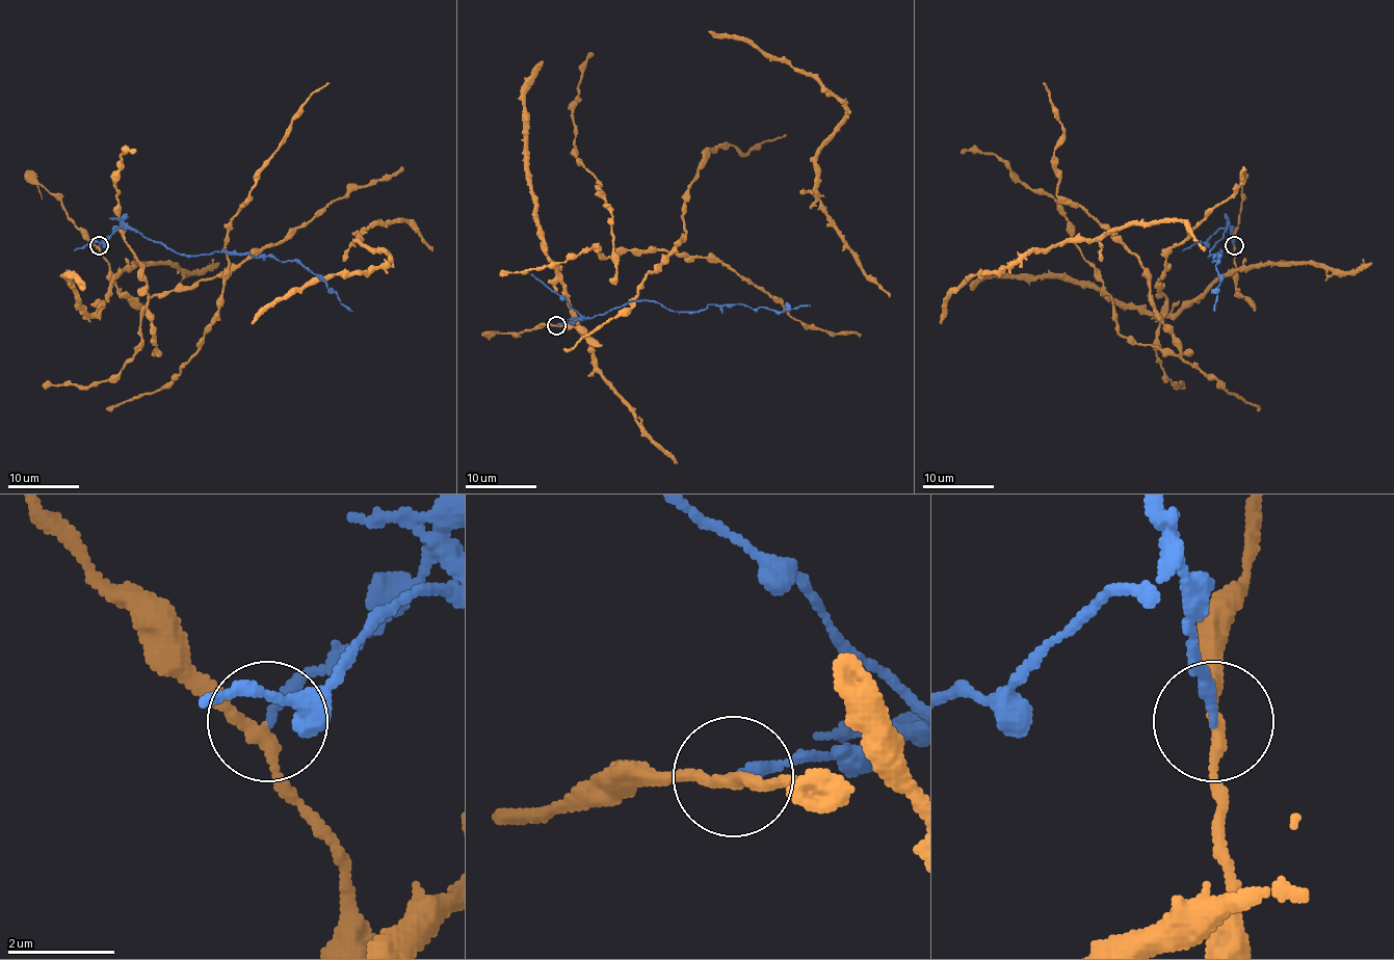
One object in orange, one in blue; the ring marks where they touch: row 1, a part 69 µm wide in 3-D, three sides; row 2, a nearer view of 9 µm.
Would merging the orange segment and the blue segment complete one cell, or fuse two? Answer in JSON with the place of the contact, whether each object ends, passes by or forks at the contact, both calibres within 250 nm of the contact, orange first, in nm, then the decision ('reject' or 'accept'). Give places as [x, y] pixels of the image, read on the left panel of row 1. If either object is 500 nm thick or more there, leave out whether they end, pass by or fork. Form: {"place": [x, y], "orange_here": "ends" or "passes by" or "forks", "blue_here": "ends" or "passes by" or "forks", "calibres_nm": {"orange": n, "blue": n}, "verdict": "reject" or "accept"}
{"place": [99, 245], "orange_here": "passes by", "blue_here": "ends", "calibres_nm": {"orange": 200, "blue": 180}, "verdict": "reject"}

